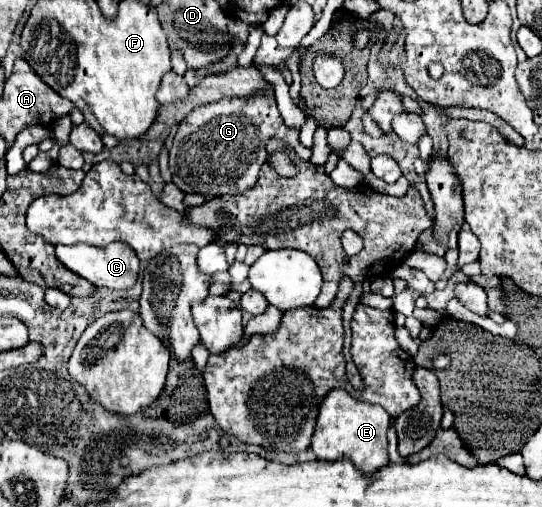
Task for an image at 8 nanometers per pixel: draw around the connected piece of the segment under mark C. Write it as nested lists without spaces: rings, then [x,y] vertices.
[[[111,242],[105,246],[93,246],[93,244],[55,244],[55,256],[57,260],[69,268],[71,272],[79,274],[81,278],[89,280],[93,286],[105,286],[109,290],[129,290],[139,274],[139,258],[137,254],[121,242]]]

